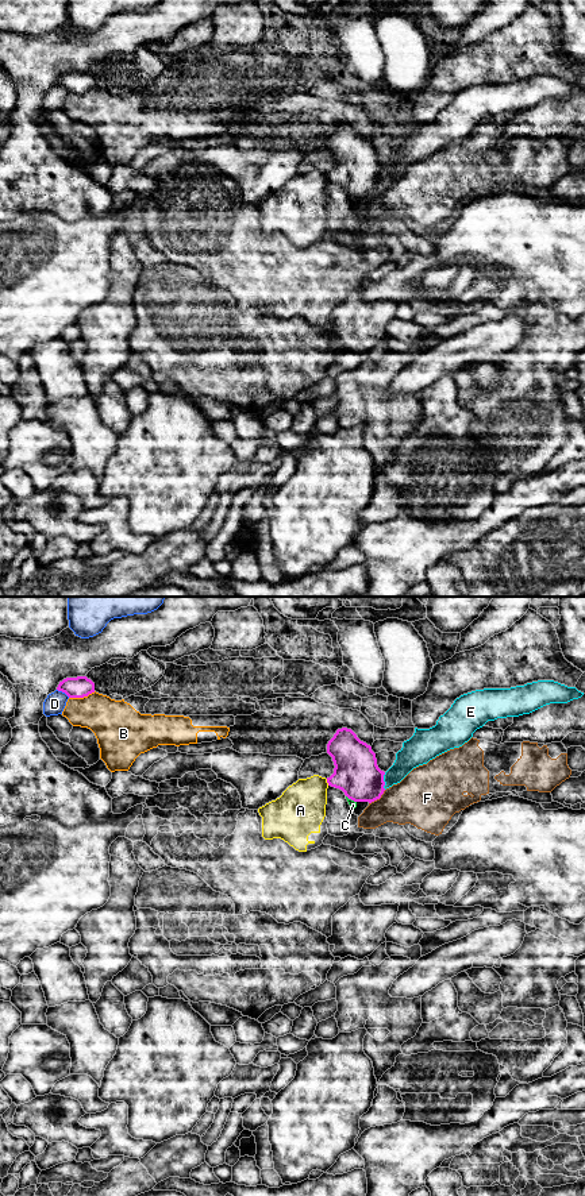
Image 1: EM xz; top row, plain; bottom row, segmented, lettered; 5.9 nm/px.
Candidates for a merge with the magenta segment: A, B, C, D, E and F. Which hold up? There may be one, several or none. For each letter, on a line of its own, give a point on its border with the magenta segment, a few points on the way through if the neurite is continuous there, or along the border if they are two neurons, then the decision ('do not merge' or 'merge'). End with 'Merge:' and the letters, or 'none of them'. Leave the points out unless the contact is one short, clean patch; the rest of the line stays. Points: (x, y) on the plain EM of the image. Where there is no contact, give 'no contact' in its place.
A: xz (327, 177) | along xz (326, 174), (328, 180) | do not merge
B: xz (81, 92) | do not merge
C: xz (351, 195) | across xz (357, 169), (357, 184), (351, 195), (353, 200) | merge
D: xz (64, 87) | do not merge
E: xz (383, 176) | along xz (385, 168), (384, 184) | do not merge
F: xz (377, 193) | along xz (385, 185), (369, 199) | do not merge
Merge: C

